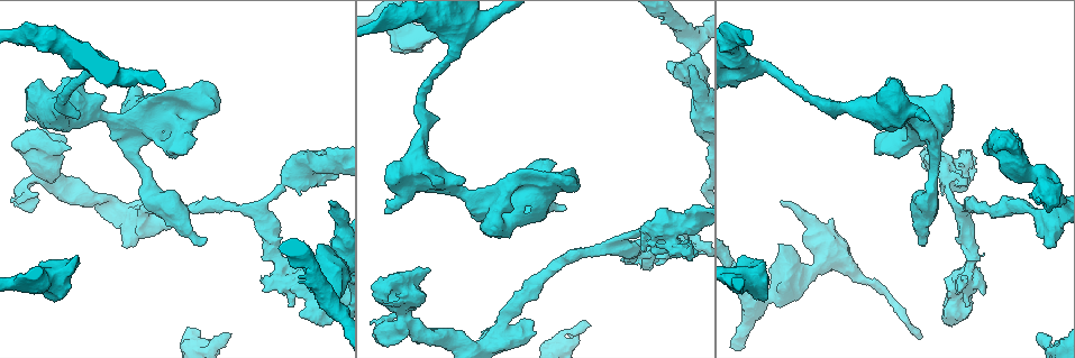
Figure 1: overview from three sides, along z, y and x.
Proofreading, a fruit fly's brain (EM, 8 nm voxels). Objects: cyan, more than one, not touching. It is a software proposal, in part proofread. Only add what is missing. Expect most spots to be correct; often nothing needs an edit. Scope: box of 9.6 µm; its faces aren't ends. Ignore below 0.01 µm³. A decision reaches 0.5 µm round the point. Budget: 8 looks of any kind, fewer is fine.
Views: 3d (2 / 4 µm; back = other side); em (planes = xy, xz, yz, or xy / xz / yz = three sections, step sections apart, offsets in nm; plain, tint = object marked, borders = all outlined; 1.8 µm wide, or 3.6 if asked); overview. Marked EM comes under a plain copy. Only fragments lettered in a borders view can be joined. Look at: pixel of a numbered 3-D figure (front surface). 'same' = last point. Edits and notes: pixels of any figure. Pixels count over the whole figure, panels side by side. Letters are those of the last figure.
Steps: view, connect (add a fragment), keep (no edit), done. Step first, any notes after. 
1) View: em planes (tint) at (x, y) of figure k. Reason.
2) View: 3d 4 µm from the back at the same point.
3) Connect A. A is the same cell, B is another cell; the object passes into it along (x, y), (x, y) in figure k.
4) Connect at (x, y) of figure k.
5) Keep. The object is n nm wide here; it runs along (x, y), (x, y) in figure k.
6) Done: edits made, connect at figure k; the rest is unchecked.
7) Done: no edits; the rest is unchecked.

View: 3d 4 µm at (386, 209) of figure 1. Stops while still wide.

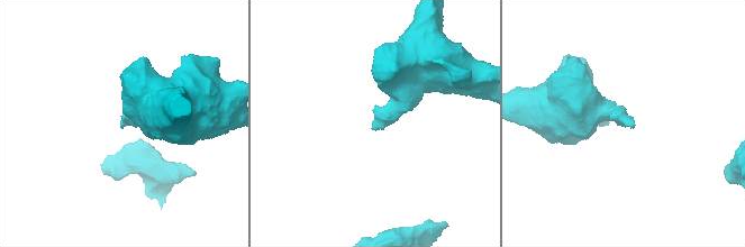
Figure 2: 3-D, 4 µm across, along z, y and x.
View: em xz step 16 (tint) at (122, 126) of figure 2.

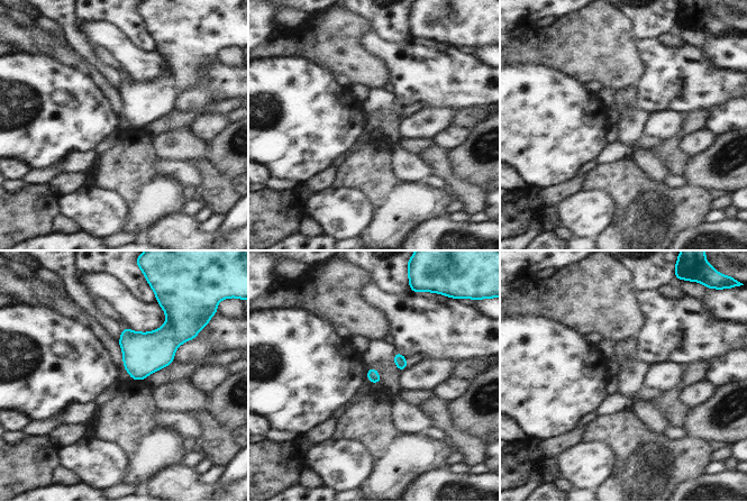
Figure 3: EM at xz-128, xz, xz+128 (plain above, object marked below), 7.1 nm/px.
View: em planes (borders) at the same point.

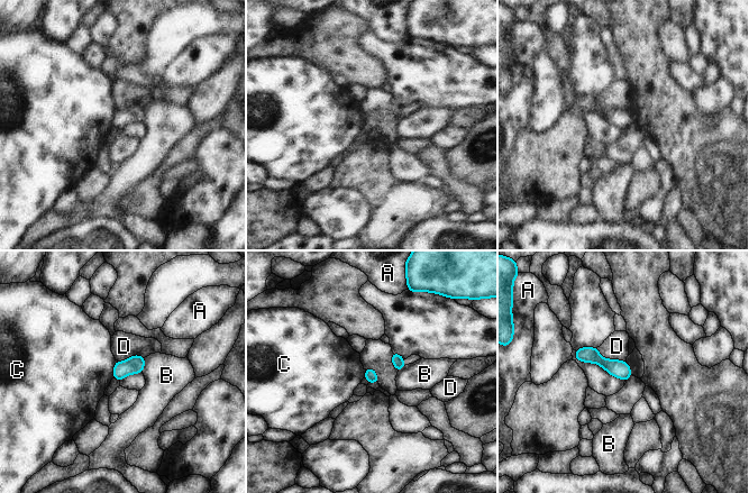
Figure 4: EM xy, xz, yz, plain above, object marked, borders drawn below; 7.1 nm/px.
Keep. A, B, C and D are other cells; it runs along (578, 353), (592, 355), (628, 373) in figure 4; no lettered fragment goes on from it.

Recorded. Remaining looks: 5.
View: em xz step 8 (tint) at (534, 331) of figure 1.

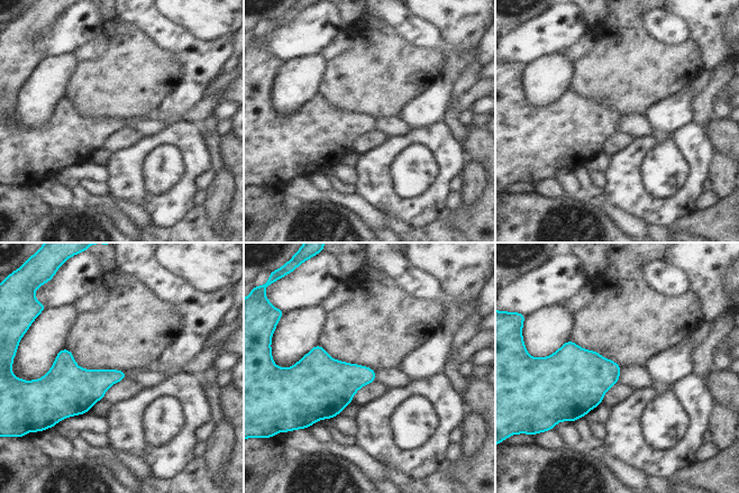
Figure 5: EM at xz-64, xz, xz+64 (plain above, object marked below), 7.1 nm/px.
View: em yz step 16 (borders) at the same point.

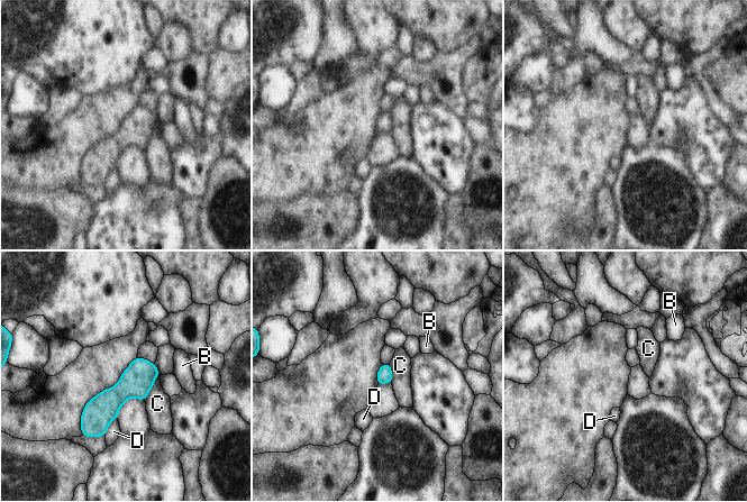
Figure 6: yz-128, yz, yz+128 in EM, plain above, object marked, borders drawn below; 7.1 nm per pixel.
Keep. The longest contact is with C, 220 nm; B, C and D are other cells; a border runs along (160, 375), (144, 400) in figure 6; no lettered fragment goes on from it.

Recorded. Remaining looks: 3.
View: 3d 2 µm at (328, 202) of figure 1. Thick end.

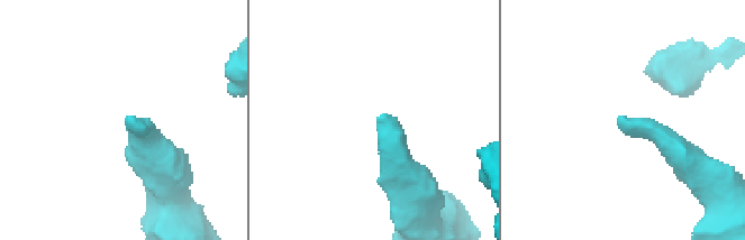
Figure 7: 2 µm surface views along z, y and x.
View: em planes (borders) at (382, 116) of figure 7.

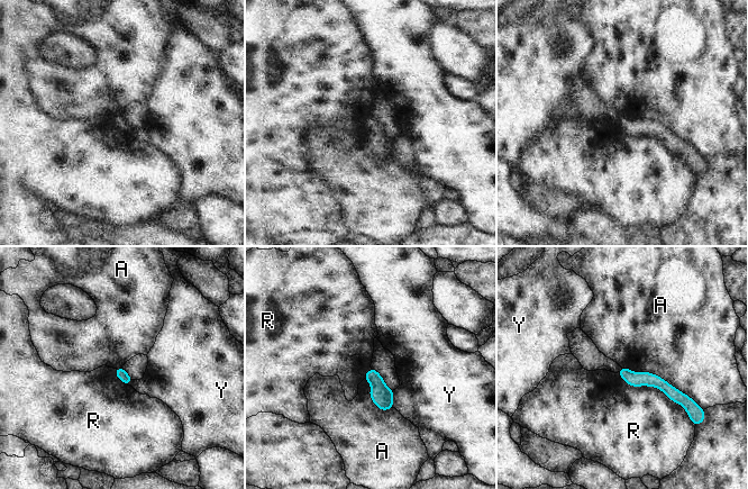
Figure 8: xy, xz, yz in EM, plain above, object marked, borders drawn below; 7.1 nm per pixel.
Keep. A, R and Y are other cells; it runs along (622, 371), (684, 398) in figure 8; none of them fits.

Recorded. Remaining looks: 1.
View: em 3.6 µm planes (borders) at (741, 257) of figure 1. Stops while still wide.

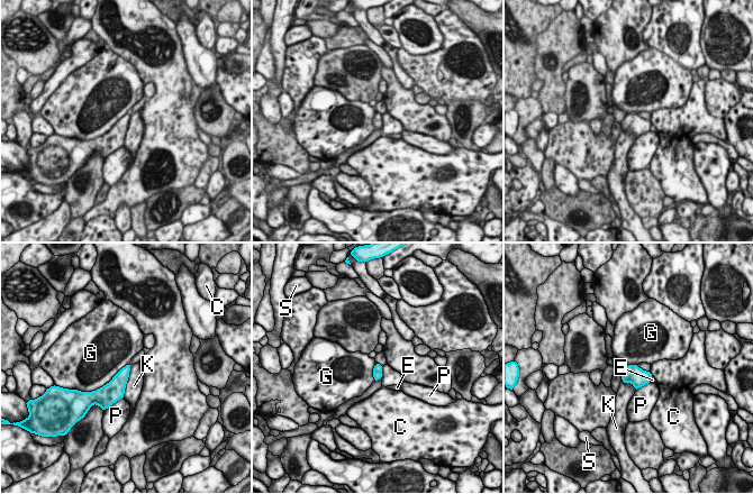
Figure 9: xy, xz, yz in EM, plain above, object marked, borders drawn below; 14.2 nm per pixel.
Keep. C, E, G, K, P and S are other cells; a border runs along (129, 363), (94, 391) in figure 9; no lettered fragment goes on from it.

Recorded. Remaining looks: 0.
Done: no edits; the rest is unchecked.

